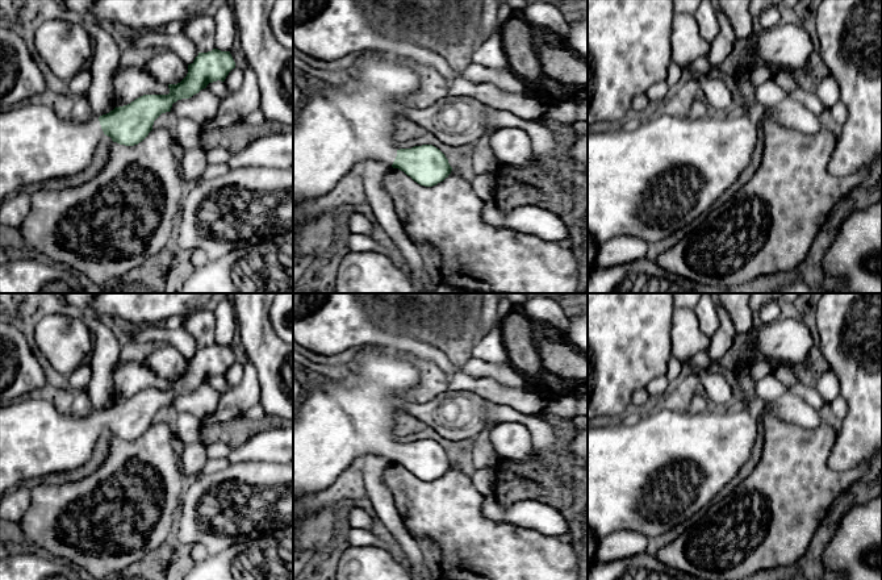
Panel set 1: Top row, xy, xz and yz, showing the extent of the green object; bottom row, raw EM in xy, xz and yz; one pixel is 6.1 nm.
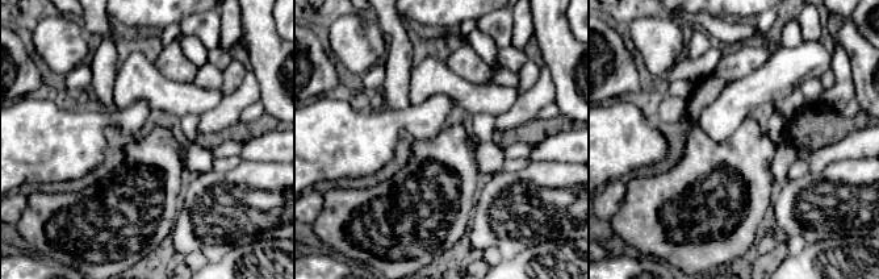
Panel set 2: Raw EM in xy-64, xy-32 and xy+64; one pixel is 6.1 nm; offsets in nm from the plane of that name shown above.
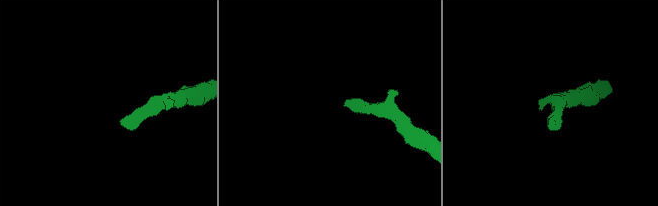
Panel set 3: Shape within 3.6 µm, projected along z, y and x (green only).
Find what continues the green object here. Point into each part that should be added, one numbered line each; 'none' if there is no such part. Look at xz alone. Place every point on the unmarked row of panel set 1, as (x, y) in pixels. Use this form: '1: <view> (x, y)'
1: xz (337, 422)

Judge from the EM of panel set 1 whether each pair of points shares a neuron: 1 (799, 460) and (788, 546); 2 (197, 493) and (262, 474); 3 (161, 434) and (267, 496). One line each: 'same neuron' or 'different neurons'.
1: same neuron
2: same neuron
3: different neurons

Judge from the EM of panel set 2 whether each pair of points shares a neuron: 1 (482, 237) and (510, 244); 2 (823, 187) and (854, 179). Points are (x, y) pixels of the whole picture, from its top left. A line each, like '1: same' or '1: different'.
1: same
2: same

